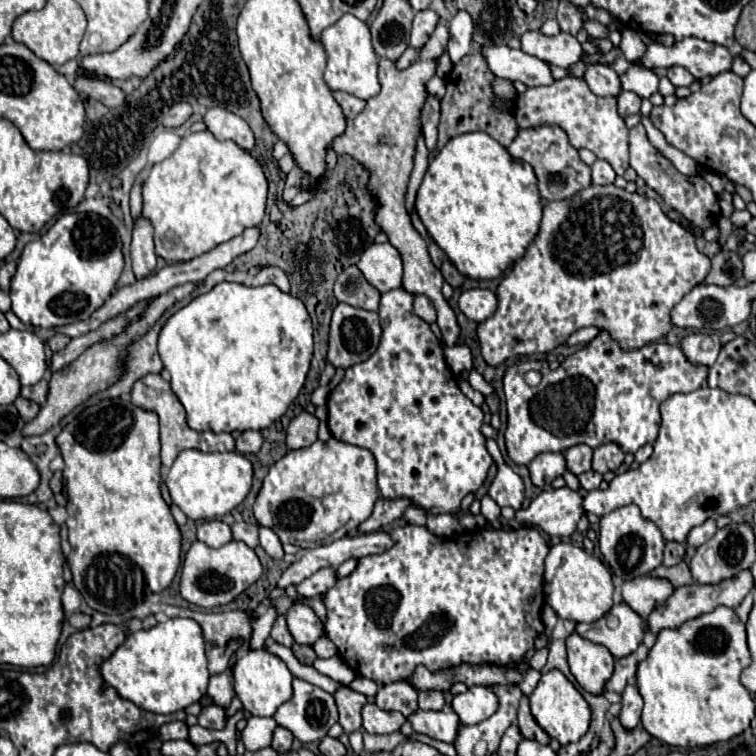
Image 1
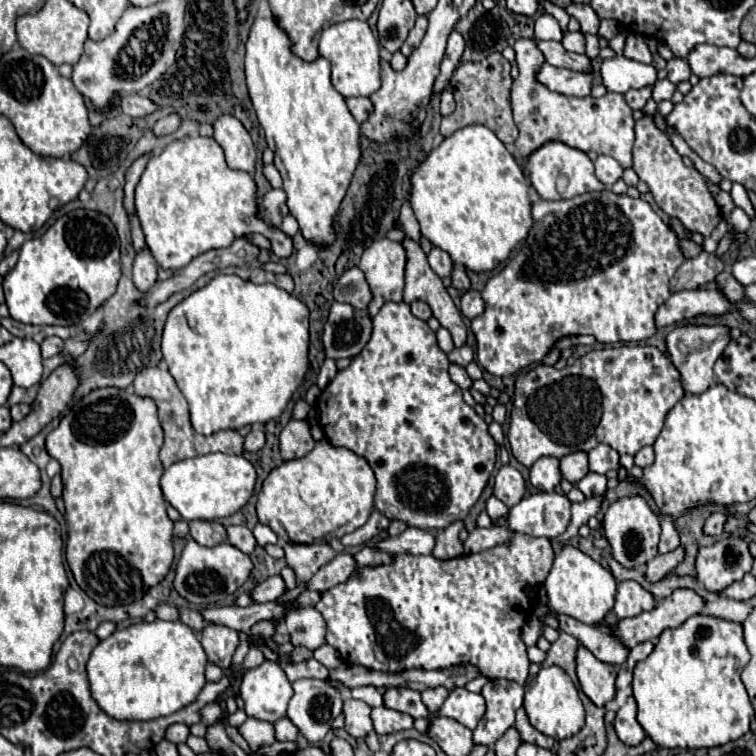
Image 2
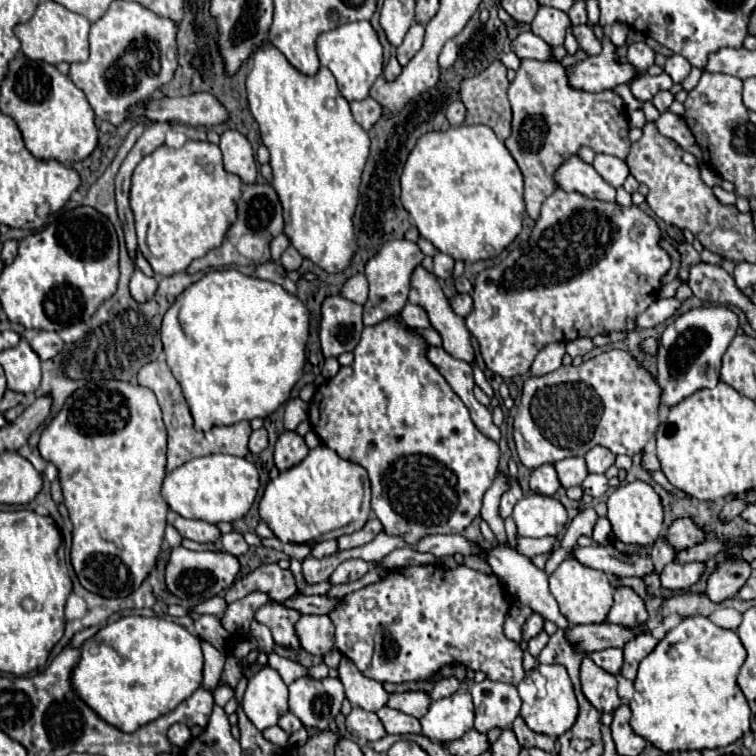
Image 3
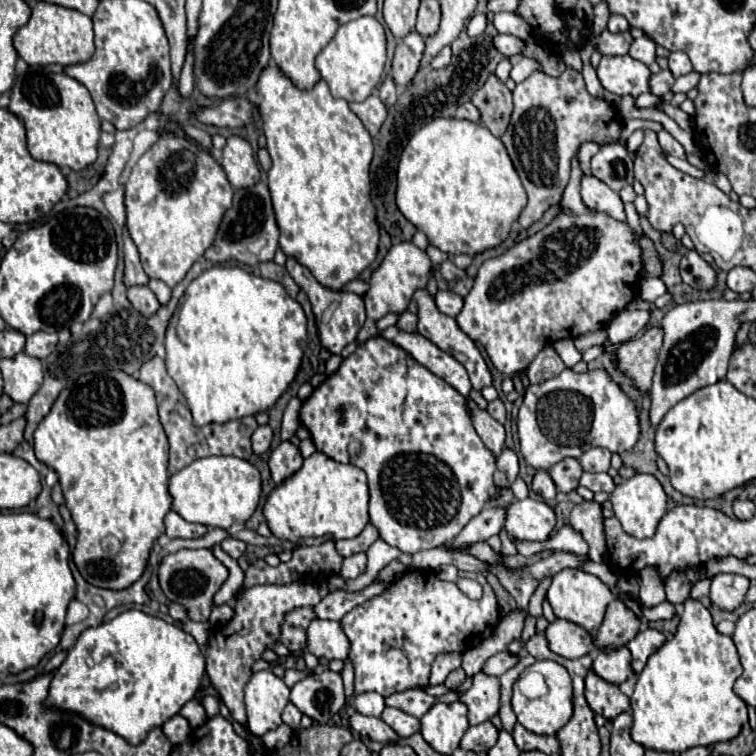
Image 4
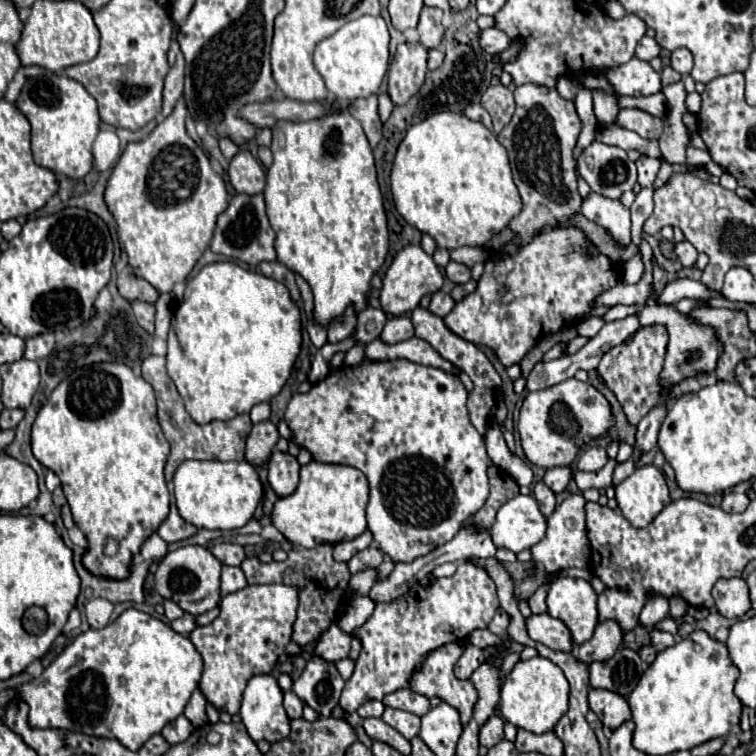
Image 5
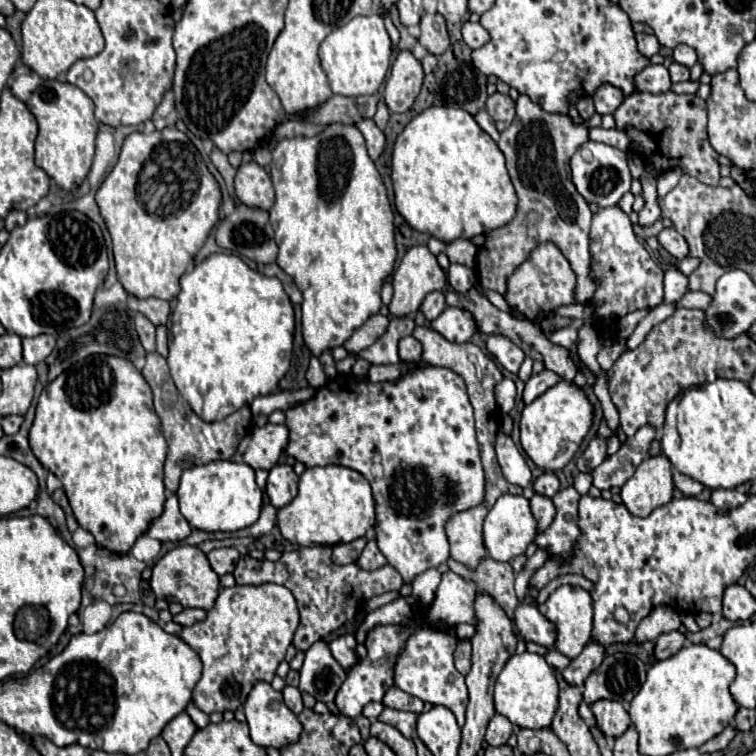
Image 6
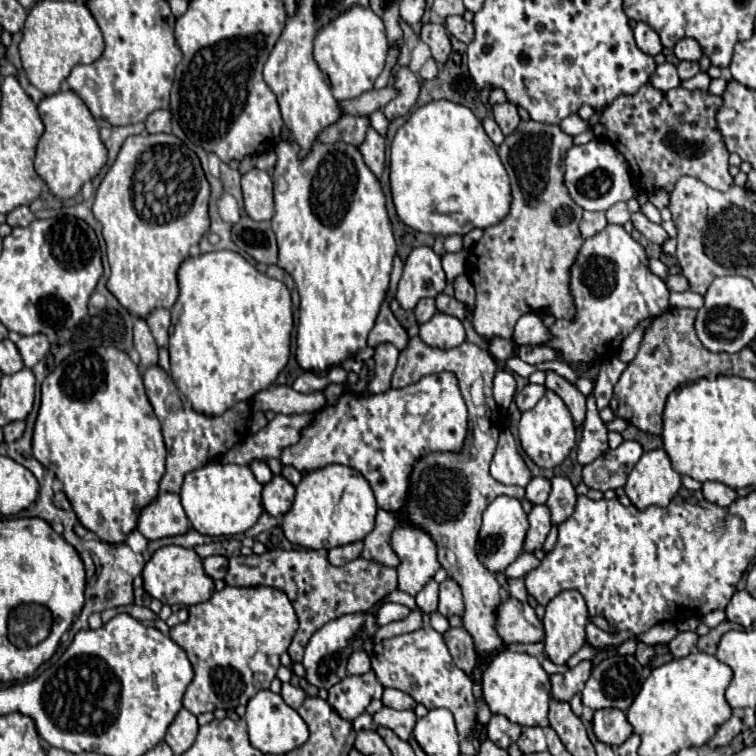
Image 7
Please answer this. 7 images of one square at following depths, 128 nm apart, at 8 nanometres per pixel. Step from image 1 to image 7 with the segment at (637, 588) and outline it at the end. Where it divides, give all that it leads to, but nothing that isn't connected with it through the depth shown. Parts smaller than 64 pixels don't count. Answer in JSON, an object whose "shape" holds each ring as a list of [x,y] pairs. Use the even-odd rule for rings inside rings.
{"shape":[[[580,662],[578,666],[570,668],[566,674],[552,674],[550,676],[550,696],[556,702],[570,702],[570,698],[582,692],[588,676],[592,672],[592,662]]]}

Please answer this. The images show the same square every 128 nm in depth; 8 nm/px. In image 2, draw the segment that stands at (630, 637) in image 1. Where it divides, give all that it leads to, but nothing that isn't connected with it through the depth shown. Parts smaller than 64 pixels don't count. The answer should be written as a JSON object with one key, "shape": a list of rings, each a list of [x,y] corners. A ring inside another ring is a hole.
{"shape":[[[556,614],[556,618],[560,622],[560,630],[566,634],[572,634],[598,660],[606,664],[622,664],[626,660],[628,650],[620,644],[620,640],[614,636],[614,632],[606,624],[586,626],[566,614]]]}

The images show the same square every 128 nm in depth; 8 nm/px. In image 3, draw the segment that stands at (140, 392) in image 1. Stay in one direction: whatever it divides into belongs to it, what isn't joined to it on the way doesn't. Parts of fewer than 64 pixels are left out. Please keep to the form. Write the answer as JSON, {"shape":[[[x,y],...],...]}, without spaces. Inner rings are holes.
{"shape":[[[154,360],[154,362],[146,364],[144,368],[140,368],[138,384],[148,386],[150,390],[154,390],[154,394],[158,398],[158,404],[164,412],[164,424],[166,424],[166,430],[168,430],[168,464],[166,464],[168,472],[186,464],[190,458],[198,458],[198,456],[204,456],[204,454],[216,454],[216,452],[232,454],[232,456],[246,456],[248,454],[248,438],[252,434],[252,428],[250,428],[248,420],[236,422],[232,426],[216,426],[210,432],[198,432],[194,428],[188,404],[186,404],[184,394],[180,390],[180,384],[172,376],[166,362]]]}

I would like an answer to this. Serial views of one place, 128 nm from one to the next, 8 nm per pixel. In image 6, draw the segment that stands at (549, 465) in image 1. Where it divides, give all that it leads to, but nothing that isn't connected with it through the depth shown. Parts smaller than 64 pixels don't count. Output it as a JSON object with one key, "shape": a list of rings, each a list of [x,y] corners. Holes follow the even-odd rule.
{"shape":[[[534,494],[534,498],[530,500],[530,508],[532,508],[532,514],[534,514],[536,522],[538,522],[538,534],[542,534],[554,520],[554,514],[556,514],[554,504],[552,504],[550,498]]]}

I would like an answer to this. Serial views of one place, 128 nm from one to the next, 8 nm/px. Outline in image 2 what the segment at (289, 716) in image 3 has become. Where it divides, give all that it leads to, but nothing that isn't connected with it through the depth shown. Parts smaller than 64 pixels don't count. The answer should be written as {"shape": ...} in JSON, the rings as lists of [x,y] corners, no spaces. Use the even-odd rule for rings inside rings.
{"shape":[[[282,718],[274,726],[276,726],[276,740],[296,740],[298,728],[290,718]]]}

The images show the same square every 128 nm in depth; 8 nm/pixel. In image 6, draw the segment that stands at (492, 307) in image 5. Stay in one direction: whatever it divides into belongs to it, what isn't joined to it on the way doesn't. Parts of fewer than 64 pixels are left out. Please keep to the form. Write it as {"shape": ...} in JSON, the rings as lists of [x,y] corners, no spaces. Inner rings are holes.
{"shape":[[[542,244],[536,248],[530,258],[508,278],[508,292],[506,292],[506,302],[526,314],[530,320],[538,320],[536,312],[538,310],[554,310],[562,304],[572,304],[574,302],[574,284],[576,276],[568,264],[568,260],[562,256],[562,252],[554,244]],[[450,306],[436,320],[430,322],[430,328],[442,334],[446,340],[458,344],[468,342],[476,332],[472,316],[468,316],[468,312],[464,312],[462,308],[450,308]]]}

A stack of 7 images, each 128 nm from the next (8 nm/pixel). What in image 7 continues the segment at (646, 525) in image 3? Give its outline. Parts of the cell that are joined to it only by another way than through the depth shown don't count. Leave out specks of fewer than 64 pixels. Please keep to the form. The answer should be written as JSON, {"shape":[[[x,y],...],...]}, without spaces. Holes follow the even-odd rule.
{"shape":[[[662,448],[644,452],[624,486],[626,496],[640,510],[652,504],[668,506],[680,488],[682,476],[672,470],[670,458]]]}

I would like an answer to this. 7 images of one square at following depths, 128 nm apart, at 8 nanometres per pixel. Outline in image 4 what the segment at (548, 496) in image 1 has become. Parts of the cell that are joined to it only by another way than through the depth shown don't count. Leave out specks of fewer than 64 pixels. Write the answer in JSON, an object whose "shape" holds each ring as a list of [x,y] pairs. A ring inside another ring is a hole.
{"shape":[[[524,498],[514,500],[506,508],[504,530],[510,540],[546,540],[548,532],[552,532],[556,524],[554,510],[538,498]]]}

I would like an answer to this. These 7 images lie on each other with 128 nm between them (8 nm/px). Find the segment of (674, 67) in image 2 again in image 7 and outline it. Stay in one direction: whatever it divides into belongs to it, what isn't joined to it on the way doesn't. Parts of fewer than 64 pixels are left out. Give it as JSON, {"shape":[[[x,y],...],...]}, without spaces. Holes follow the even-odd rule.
{"shape":[[[682,38],[674,46],[674,54],[676,54],[678,60],[692,60],[692,62],[696,62],[696,60],[702,58],[704,52],[702,52],[700,44],[694,38]]]}

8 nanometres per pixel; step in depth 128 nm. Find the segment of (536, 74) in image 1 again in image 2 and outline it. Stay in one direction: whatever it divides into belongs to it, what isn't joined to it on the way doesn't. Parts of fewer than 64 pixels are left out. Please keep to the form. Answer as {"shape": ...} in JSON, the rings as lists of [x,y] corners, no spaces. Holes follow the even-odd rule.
{"shape":[[[544,62],[544,68],[538,72],[538,80],[554,92],[566,96],[590,96],[594,86],[594,70],[568,70],[556,68]]]}

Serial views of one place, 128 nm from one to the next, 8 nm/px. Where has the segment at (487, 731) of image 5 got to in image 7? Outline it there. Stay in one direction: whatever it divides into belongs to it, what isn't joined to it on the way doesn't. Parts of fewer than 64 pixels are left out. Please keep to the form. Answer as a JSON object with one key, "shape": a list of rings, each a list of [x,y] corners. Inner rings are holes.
{"shape":[[[492,716],[488,722],[488,738],[504,750],[510,744],[514,744],[520,738],[520,734],[522,734],[522,726],[512,724],[510,720],[504,720],[504,716]]]}

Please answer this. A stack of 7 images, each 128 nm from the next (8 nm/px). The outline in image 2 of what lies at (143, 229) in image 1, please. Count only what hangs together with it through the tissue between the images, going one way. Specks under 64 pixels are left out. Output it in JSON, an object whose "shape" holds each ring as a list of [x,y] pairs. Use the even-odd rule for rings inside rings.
{"shape":[[[148,248],[142,250],[140,254],[136,254],[136,260],[134,260],[134,274],[132,274],[132,280],[134,280],[134,286],[144,294],[148,292],[156,280],[158,280],[158,266],[154,262],[154,258],[150,256]]]}

